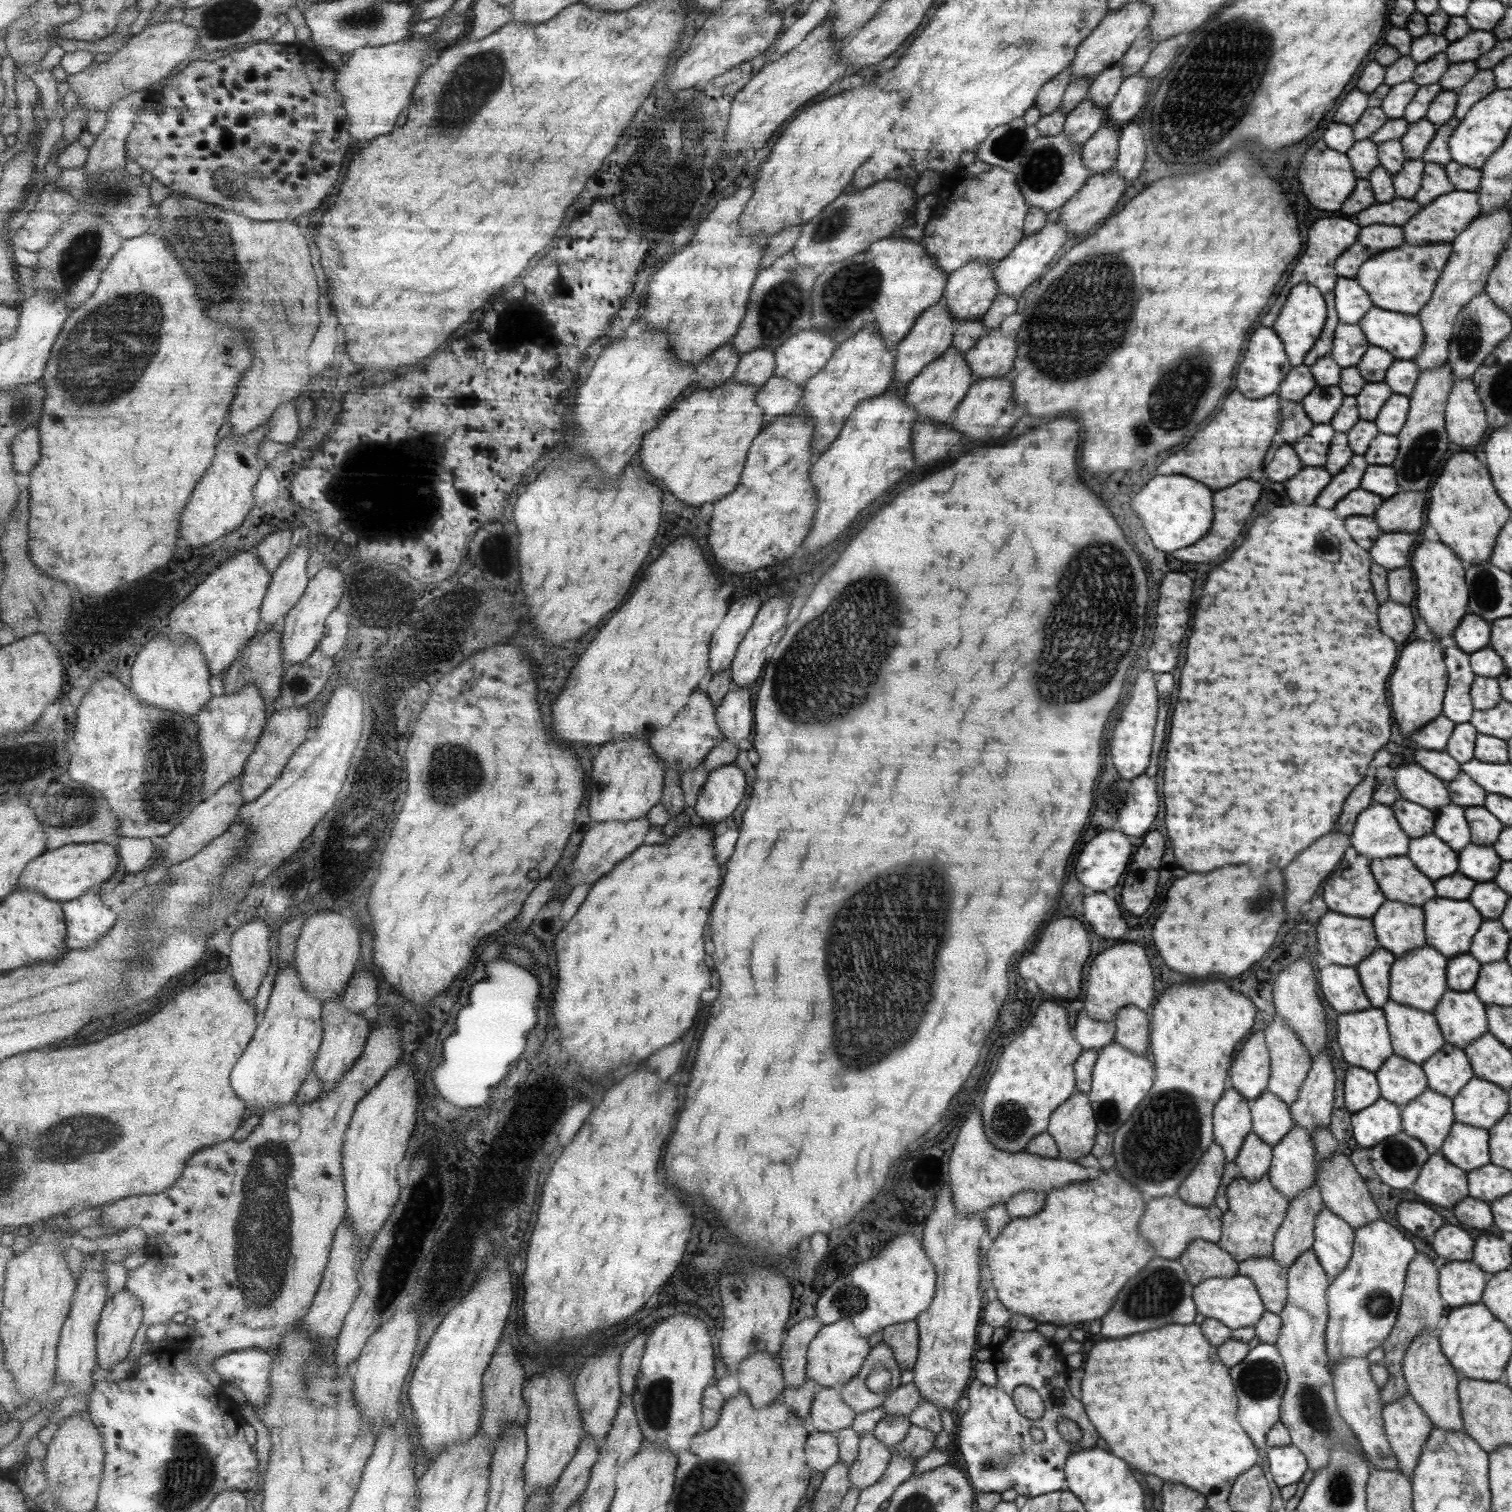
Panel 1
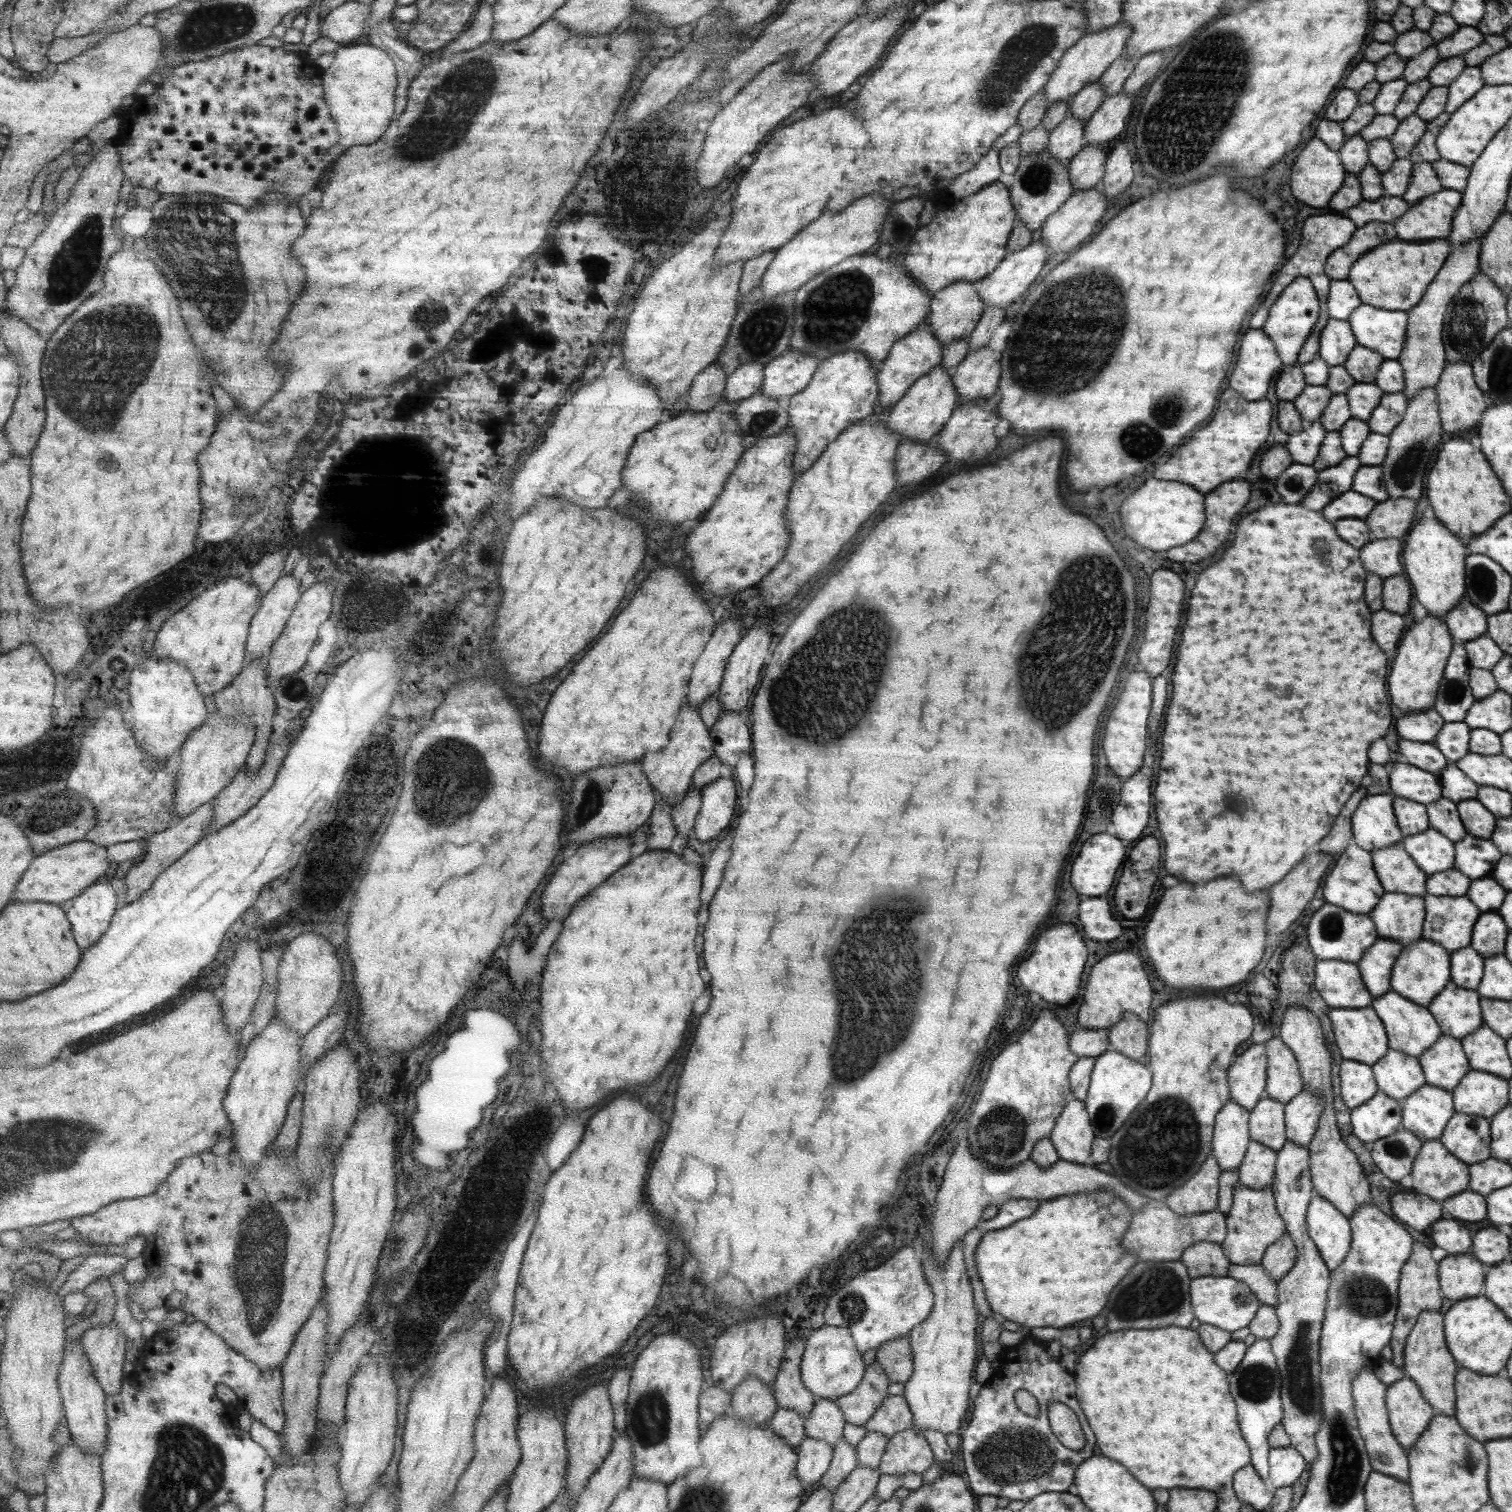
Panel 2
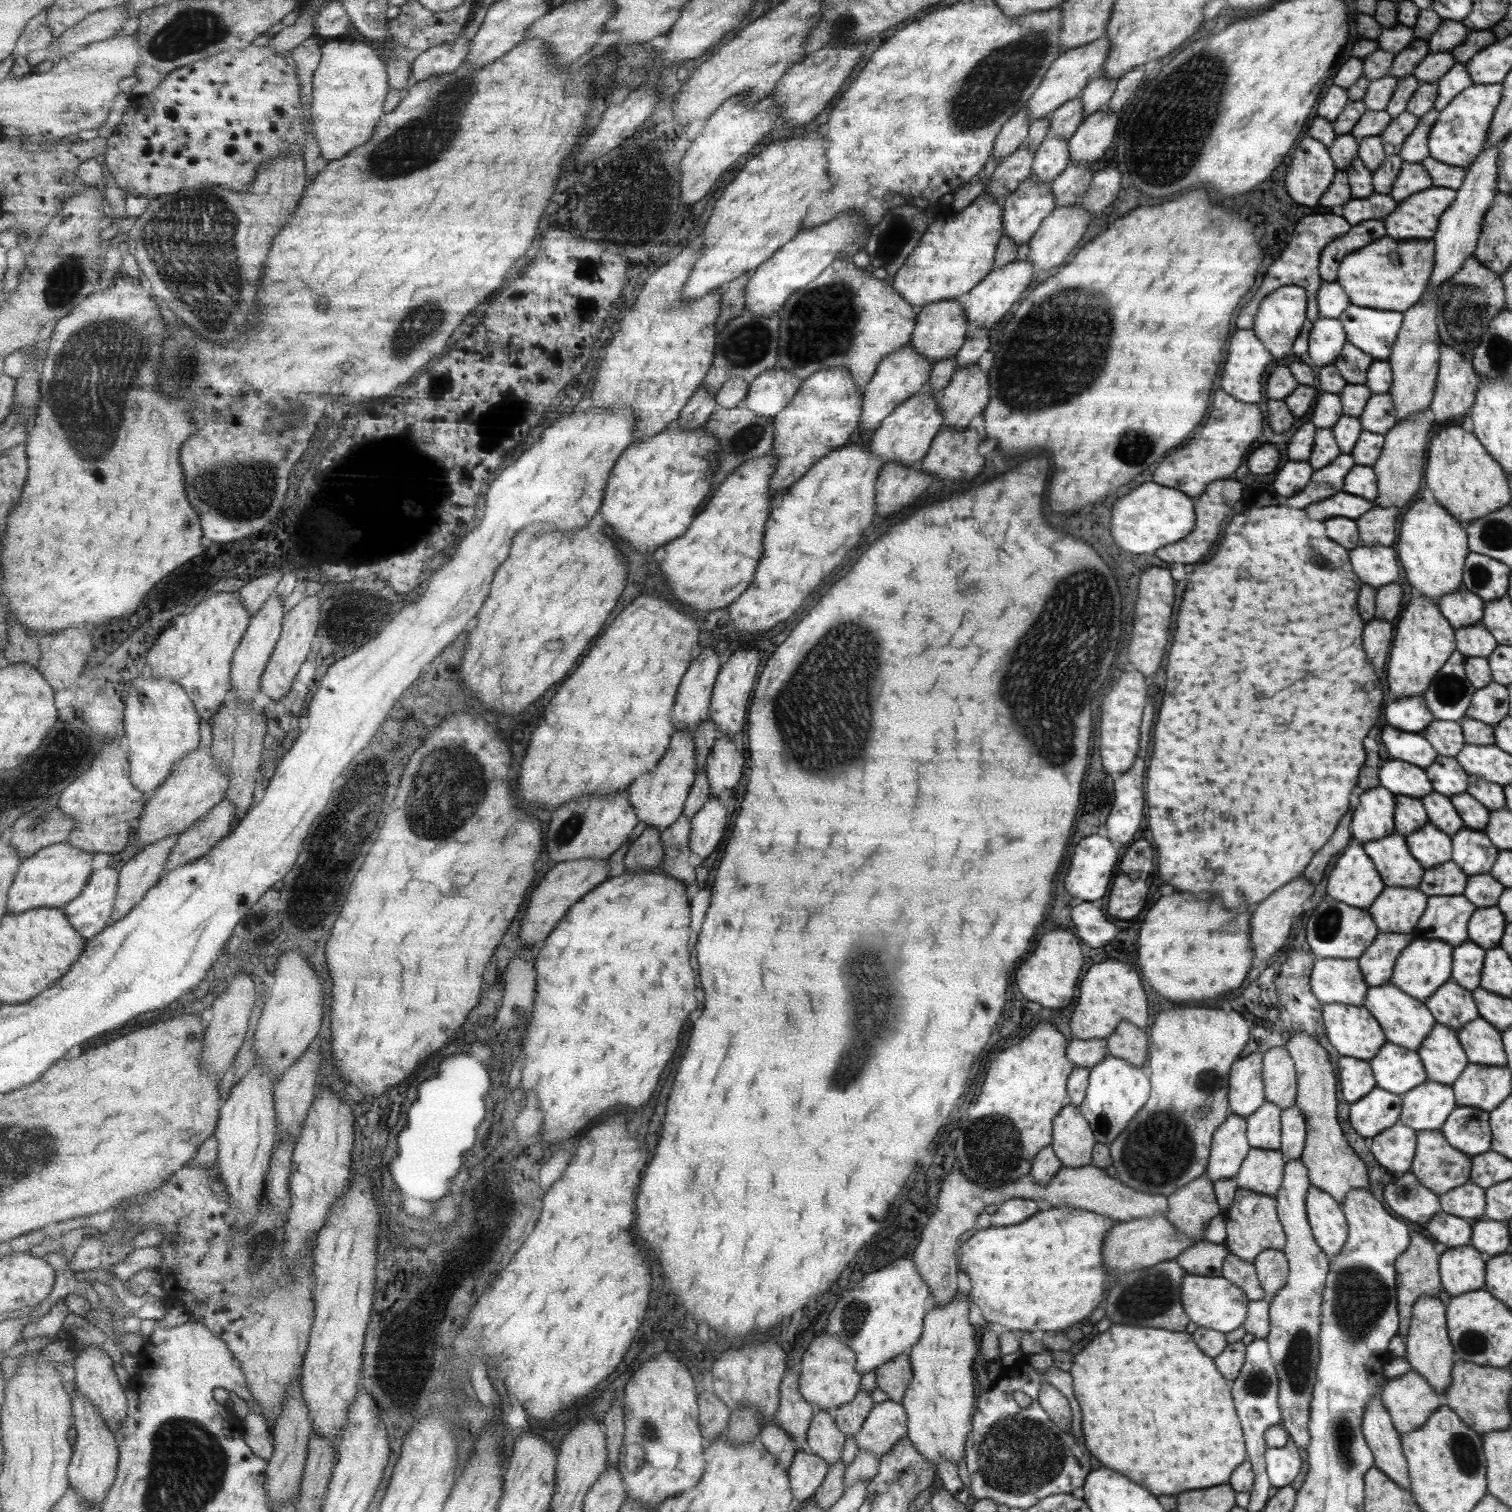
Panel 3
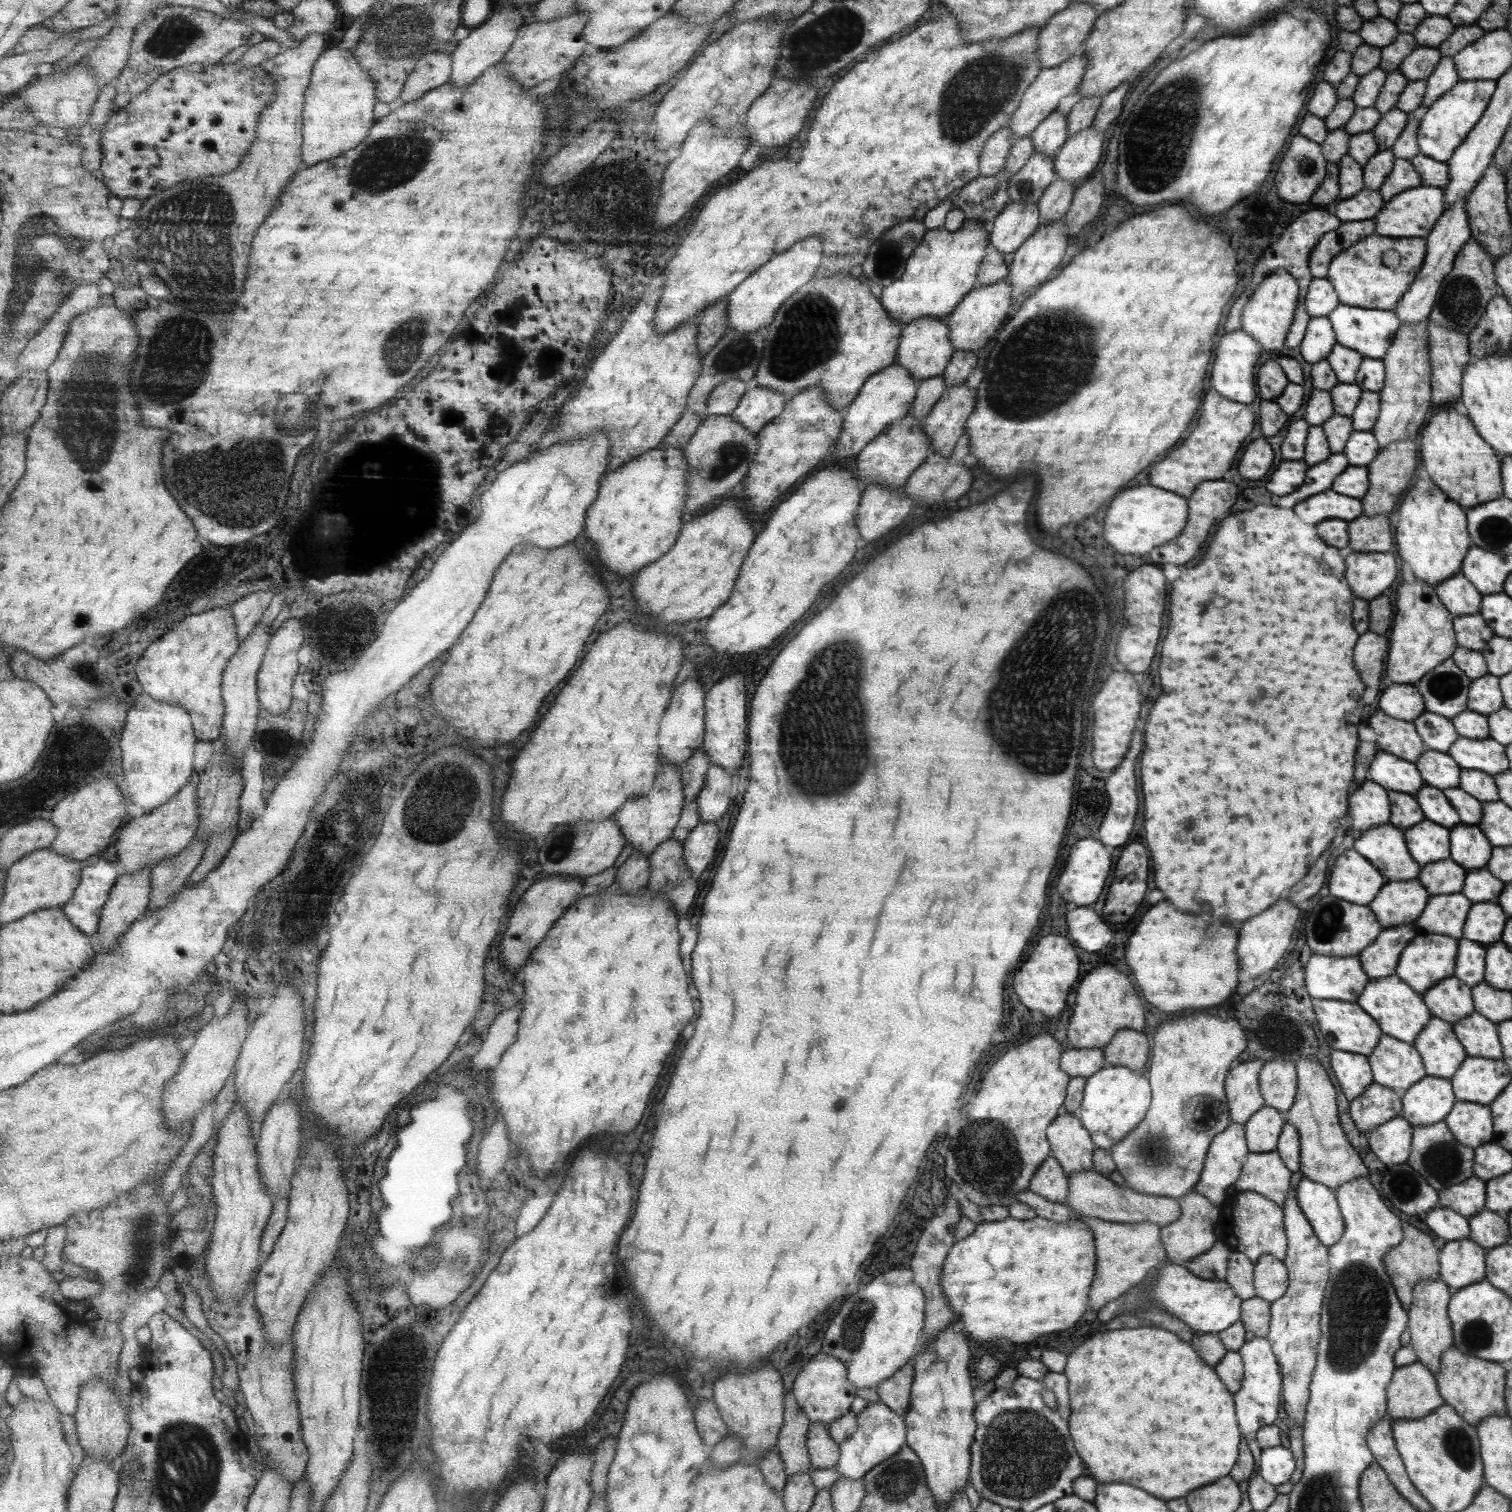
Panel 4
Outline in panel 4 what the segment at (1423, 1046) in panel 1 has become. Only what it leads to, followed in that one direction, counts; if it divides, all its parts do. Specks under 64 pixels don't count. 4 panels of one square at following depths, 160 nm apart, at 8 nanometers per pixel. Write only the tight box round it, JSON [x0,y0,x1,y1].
[1356,974,1433,1044]

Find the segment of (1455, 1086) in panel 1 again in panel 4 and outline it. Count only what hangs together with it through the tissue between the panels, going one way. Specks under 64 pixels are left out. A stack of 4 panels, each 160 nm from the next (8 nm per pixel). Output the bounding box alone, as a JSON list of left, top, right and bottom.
[1412,1017,1468,1079]

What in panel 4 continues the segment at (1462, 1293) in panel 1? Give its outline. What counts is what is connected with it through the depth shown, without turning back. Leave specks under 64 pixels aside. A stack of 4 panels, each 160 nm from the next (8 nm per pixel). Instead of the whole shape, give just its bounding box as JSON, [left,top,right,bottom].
[1440,1239,1487,1289]

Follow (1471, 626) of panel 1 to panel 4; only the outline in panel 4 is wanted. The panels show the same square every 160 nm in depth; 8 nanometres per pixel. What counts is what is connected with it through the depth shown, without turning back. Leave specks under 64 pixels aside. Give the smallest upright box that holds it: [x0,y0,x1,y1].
[1433,573,1483,618]

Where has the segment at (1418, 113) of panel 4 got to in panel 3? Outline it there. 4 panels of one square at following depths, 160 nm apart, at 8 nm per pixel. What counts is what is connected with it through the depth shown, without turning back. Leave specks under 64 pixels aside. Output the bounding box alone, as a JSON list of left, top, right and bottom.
[1398,108,1439,164]

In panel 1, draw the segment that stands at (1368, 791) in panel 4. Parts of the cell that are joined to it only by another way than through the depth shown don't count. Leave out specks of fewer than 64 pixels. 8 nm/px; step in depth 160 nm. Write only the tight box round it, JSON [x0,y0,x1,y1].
[1350,802,1411,861]

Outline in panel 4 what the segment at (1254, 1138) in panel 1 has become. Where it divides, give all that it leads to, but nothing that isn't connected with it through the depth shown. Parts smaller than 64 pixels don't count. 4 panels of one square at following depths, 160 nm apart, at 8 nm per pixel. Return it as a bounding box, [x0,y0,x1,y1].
[1234,1151,1292,1206]

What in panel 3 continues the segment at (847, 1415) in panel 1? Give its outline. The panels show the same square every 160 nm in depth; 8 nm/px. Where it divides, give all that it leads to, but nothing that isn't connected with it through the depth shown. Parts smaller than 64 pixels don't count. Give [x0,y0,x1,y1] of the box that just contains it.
[805,1411,845,1464]

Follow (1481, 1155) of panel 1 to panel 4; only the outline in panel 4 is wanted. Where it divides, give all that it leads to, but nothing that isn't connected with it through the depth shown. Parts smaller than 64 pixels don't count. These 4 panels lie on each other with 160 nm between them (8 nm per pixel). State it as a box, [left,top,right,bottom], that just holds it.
[1444,1101,1494,1149]

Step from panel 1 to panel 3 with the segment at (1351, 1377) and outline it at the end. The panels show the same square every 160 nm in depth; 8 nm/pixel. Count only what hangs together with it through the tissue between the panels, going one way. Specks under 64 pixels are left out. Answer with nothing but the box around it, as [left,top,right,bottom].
[1361,1394,1411,1490]

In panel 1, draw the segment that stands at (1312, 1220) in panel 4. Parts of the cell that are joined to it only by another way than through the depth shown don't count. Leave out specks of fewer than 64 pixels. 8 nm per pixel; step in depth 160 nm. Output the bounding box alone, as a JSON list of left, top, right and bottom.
[1312,1207,1355,1280]

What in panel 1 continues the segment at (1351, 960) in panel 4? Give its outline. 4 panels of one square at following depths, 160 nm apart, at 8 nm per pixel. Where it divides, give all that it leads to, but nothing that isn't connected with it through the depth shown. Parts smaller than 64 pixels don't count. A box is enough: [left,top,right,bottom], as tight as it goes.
[1317,962,1372,1014]

